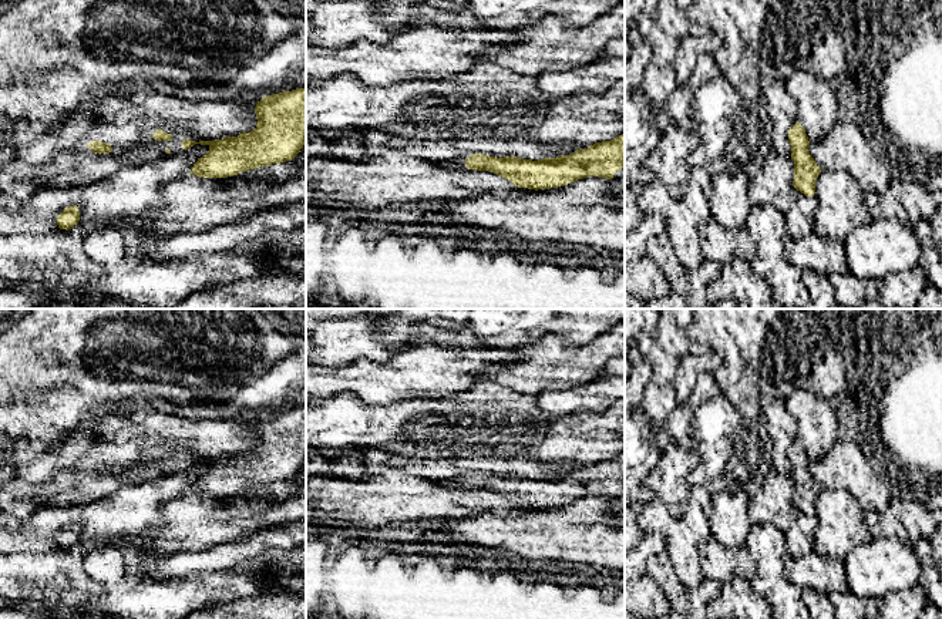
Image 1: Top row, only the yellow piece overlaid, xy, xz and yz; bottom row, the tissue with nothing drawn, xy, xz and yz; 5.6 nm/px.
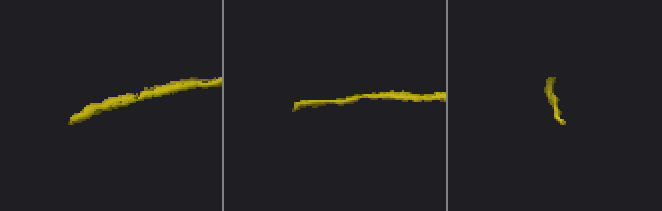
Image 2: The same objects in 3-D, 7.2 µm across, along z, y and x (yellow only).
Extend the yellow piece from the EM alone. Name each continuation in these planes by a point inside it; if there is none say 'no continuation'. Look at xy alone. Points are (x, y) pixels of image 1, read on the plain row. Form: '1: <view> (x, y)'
no continuation

